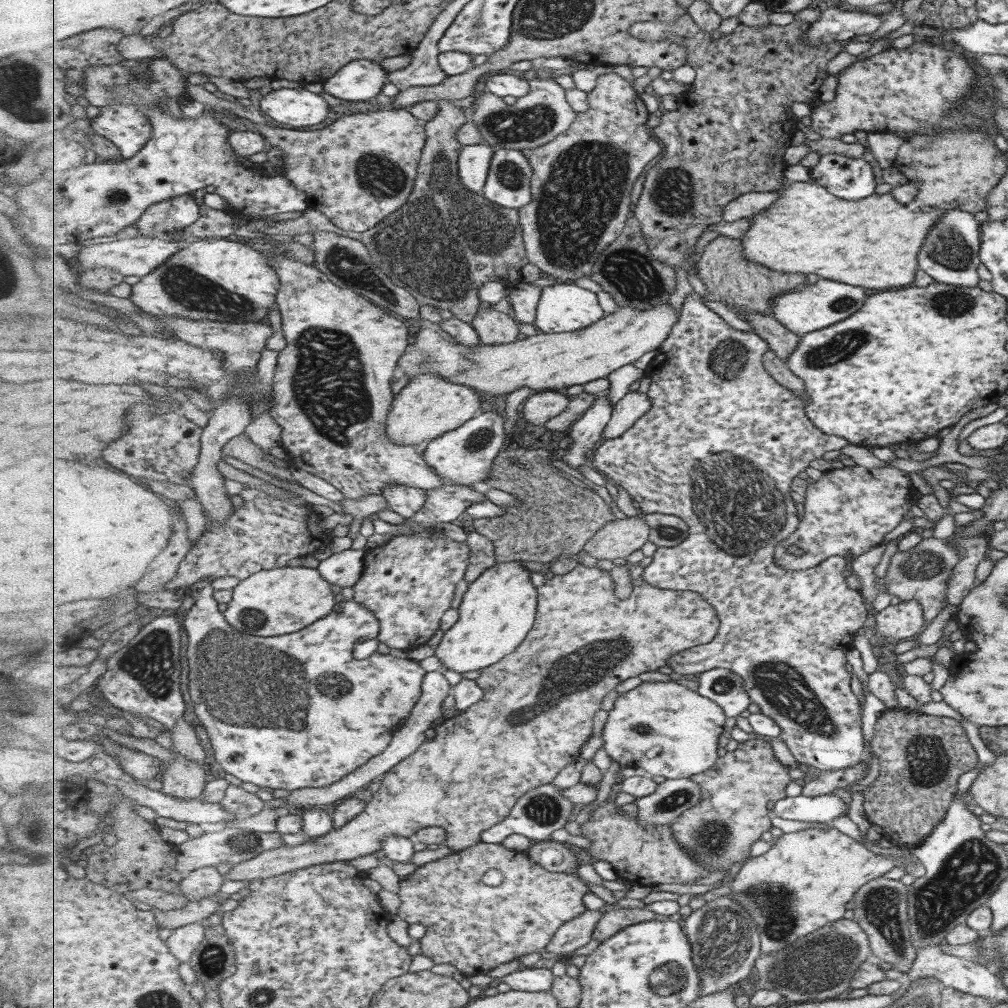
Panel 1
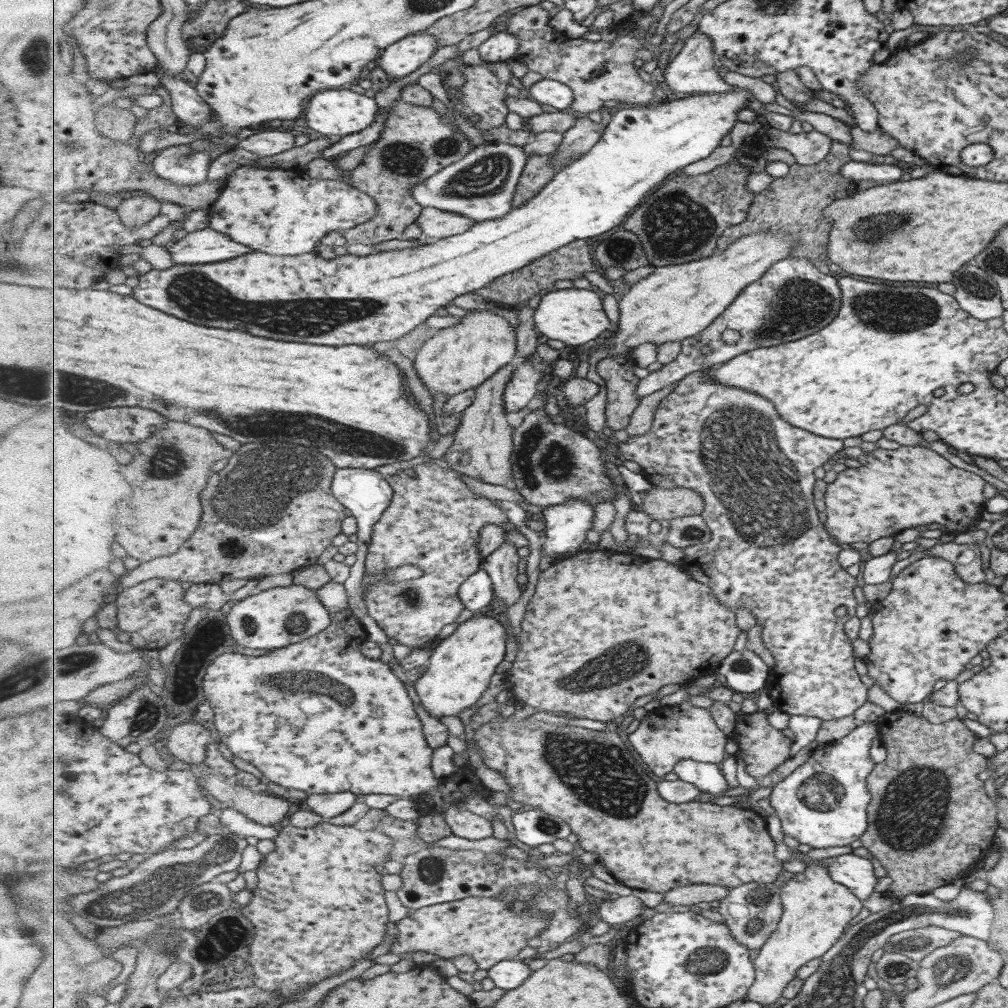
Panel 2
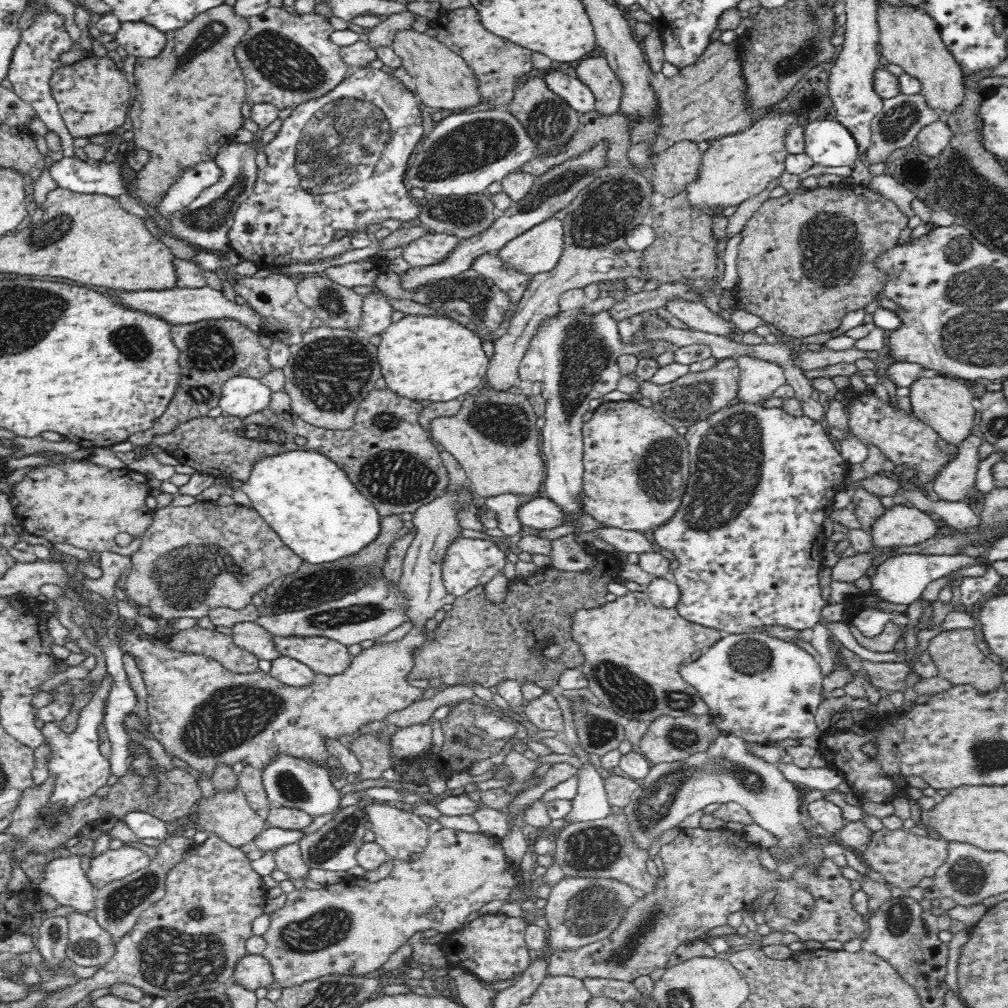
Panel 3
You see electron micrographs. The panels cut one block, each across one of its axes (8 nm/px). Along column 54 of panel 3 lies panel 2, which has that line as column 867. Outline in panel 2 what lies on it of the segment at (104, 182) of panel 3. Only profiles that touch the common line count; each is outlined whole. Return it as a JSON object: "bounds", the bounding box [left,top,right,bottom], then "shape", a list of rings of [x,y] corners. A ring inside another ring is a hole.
{"bounds":[840,159,903,185],"shape":[[[850,159],[847,164],[840,168],[842,179],[849,179],[851,185],[859,181],[873,181],[877,185],[885,185],[894,181],[899,181],[903,172],[899,168],[889,164],[867,164],[867,162],[854,162]]]}

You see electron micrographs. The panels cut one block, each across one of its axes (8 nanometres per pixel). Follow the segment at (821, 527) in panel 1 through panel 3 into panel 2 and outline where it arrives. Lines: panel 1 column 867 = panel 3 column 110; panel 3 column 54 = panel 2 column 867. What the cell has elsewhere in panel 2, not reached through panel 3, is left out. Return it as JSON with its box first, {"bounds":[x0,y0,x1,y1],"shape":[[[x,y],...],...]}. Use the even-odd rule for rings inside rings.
{"bounds":[824,444,985,547],"shape":[[[925,444],[915,445],[915,446],[901,446],[895,450],[887,450],[887,449],[874,449],[868,453],[865,453],[866,460],[868,461],[865,465],[860,465],[858,468],[846,468],[845,470],[836,474],[836,478],[831,483],[827,483],[824,492],[824,503],[825,503],[825,511],[826,511],[826,523],[827,529],[830,531],[830,535],[835,537],[835,540],[838,540],[840,544],[844,547],[847,547],[849,544],[853,544],[853,542],[865,542],[868,544],[873,542],[873,540],[877,540],[877,538],[885,538],[887,536],[893,536],[897,534],[901,530],[905,530],[905,528],[915,528],[915,526],[925,526],[932,524],[940,524],[943,526],[941,531],[943,533],[949,534],[958,534],[960,532],[967,532],[968,528],[971,528],[971,525],[978,522],[980,519],[980,513],[984,510],[983,503],[984,498],[981,494],[983,490],[983,485],[985,481],[979,477],[979,475],[975,475],[967,470],[959,469],[949,461],[947,461],[943,456],[935,453],[933,450],[929,449],[929,446]]]}

